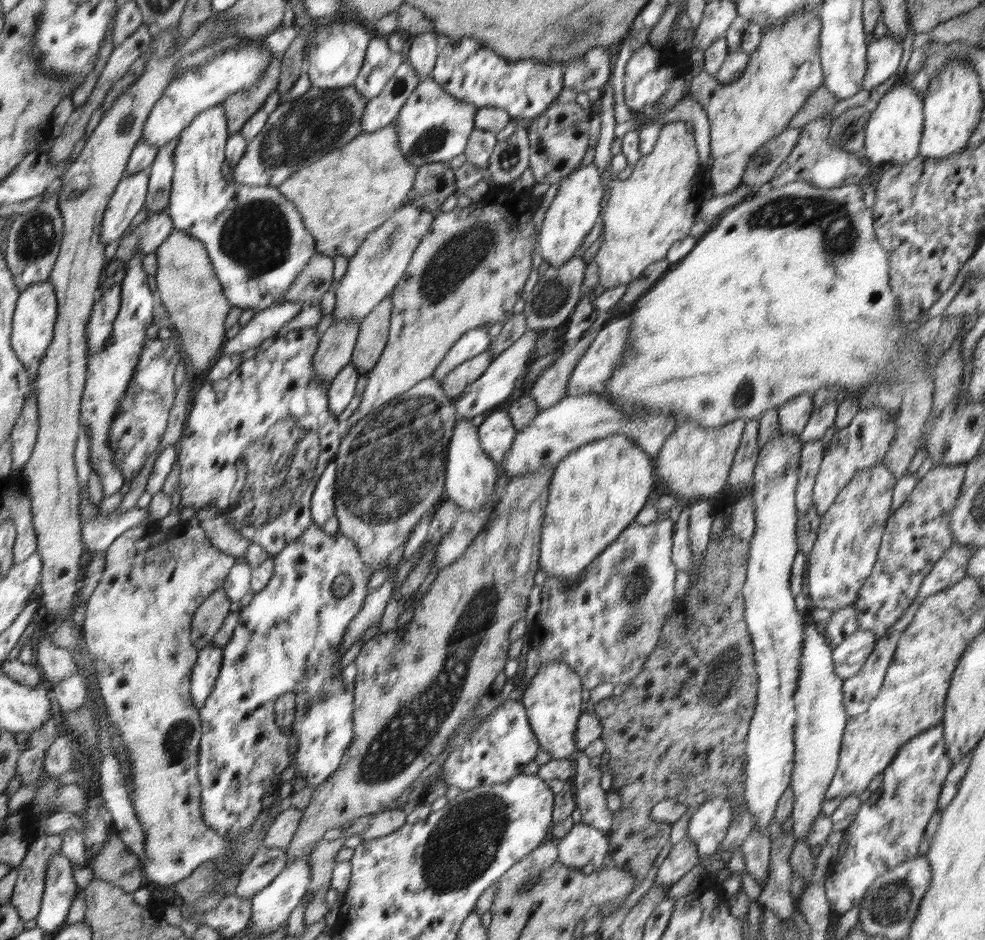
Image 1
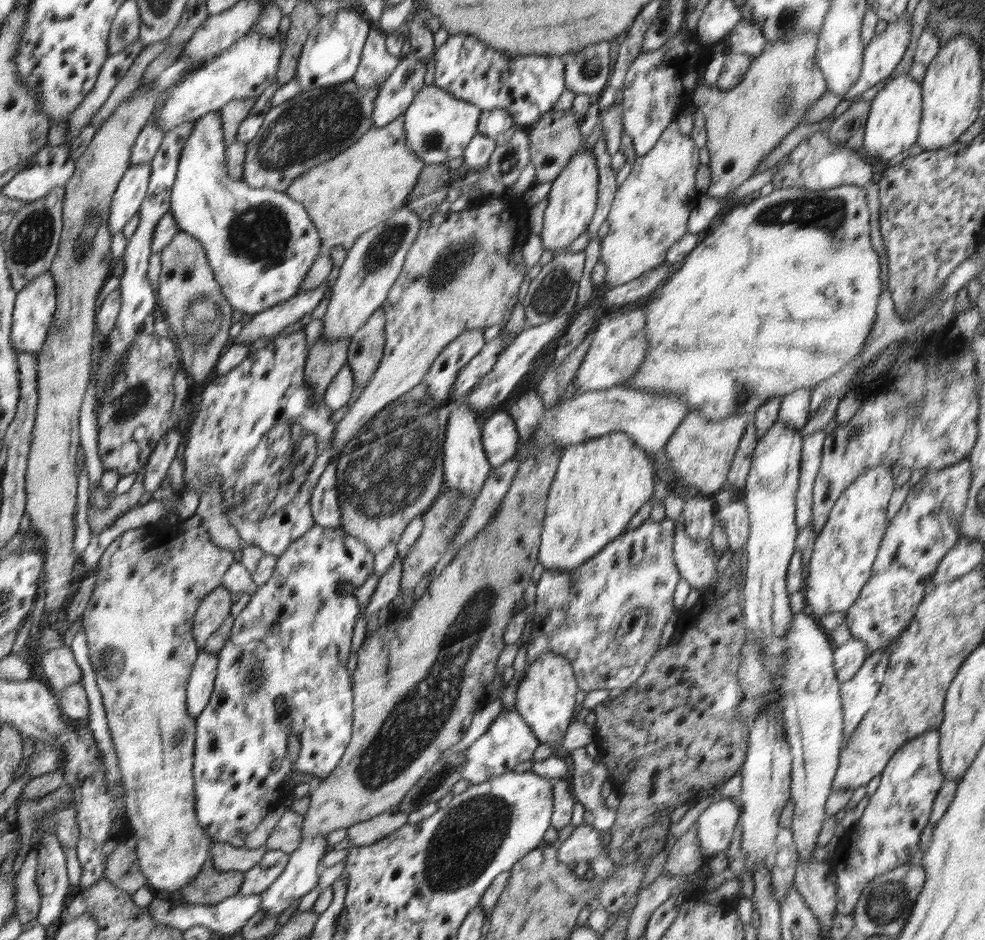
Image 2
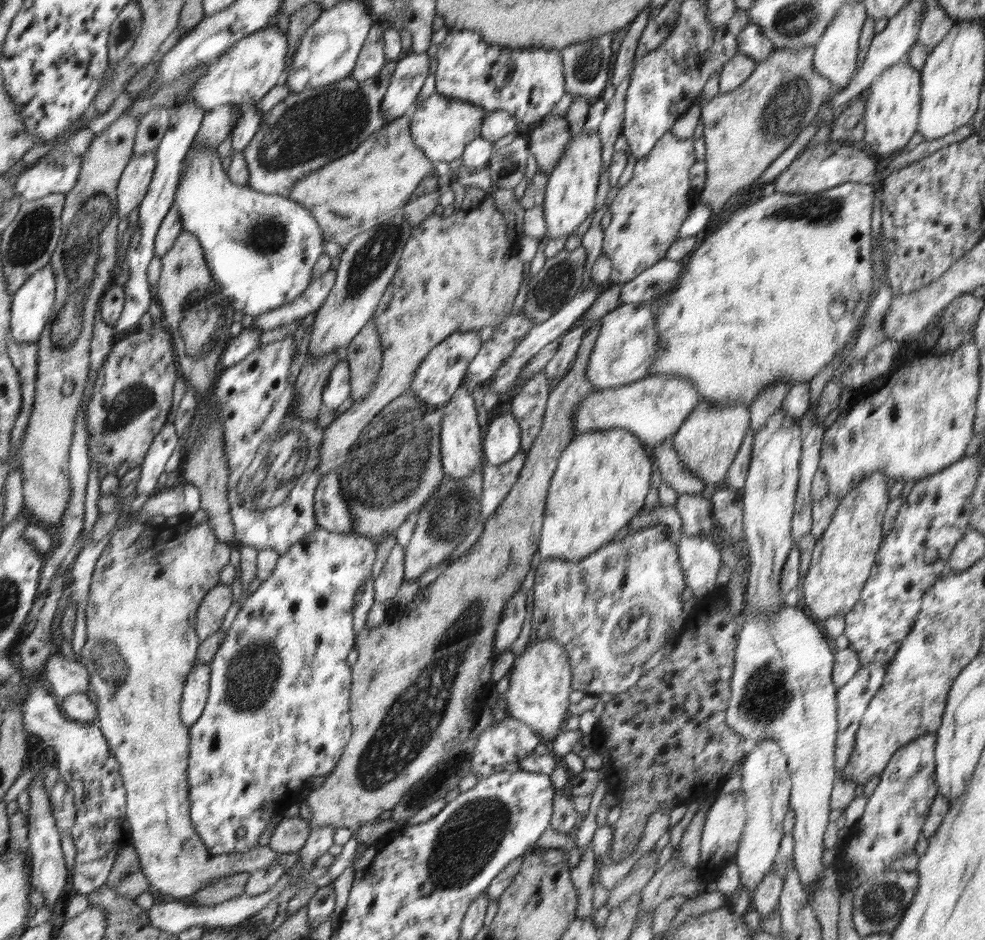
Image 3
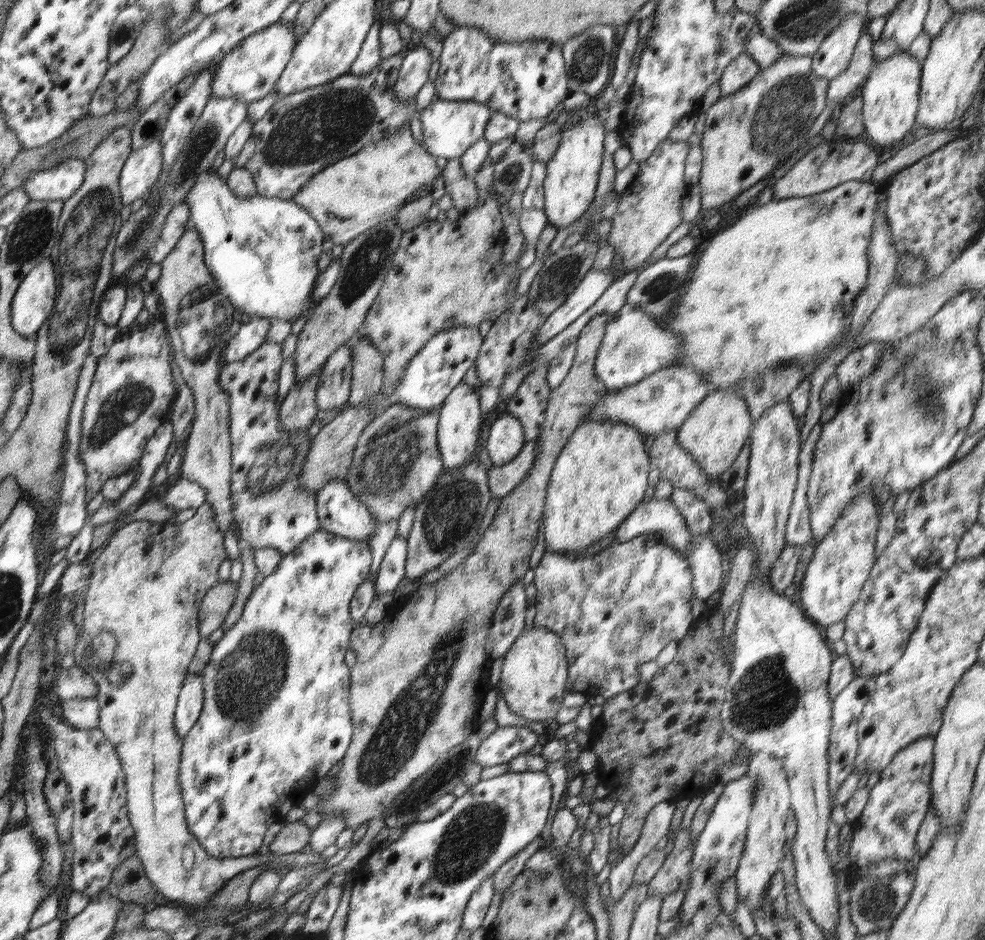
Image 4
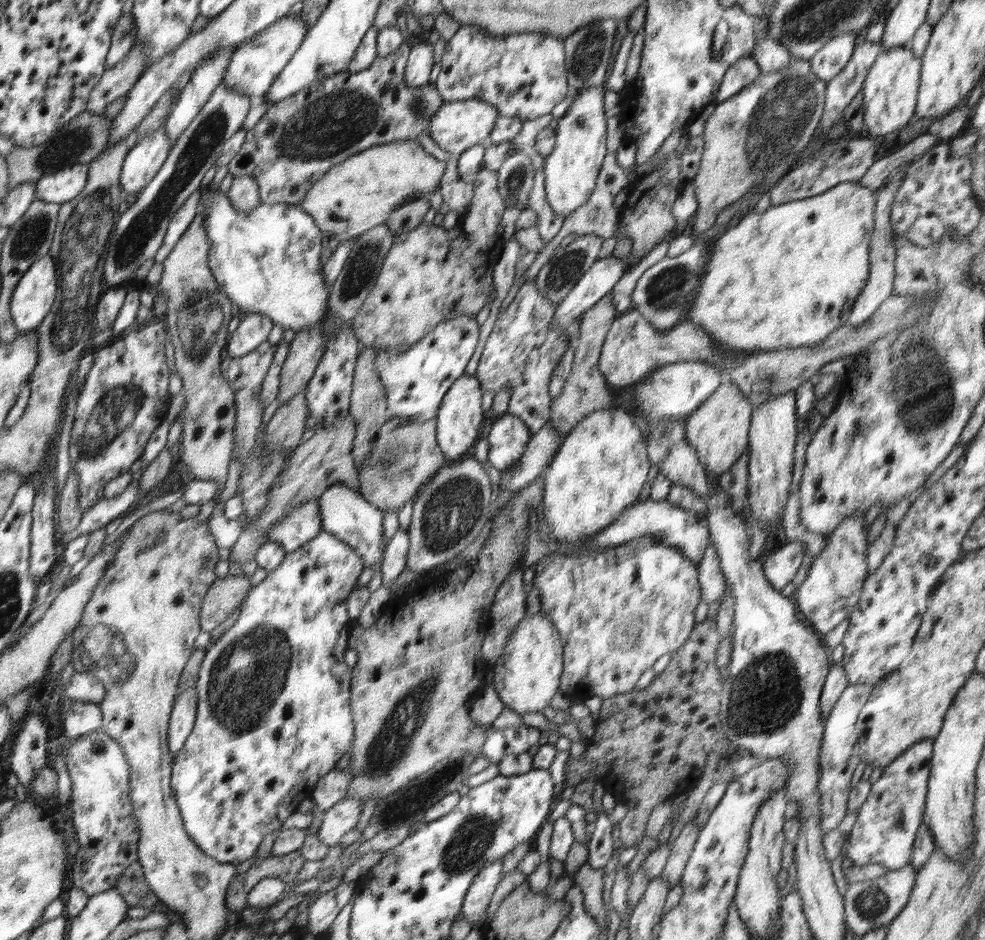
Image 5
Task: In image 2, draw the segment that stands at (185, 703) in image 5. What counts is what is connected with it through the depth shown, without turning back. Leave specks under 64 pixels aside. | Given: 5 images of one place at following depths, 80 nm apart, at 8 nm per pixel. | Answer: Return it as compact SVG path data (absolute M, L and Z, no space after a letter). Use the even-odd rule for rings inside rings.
M201 652L187 684L188 715L196 719L210 703L218 674L219 656L216 652Z

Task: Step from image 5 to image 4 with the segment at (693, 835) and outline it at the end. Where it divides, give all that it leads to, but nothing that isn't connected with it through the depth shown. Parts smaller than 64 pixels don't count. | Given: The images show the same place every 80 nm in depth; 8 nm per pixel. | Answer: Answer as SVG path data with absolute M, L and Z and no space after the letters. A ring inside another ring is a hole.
M685 828L674 835L676 839L672 852L667 854L657 874L647 884L647 896L668 896L675 890L687 891L691 875L691 860L693 857L690 828Z

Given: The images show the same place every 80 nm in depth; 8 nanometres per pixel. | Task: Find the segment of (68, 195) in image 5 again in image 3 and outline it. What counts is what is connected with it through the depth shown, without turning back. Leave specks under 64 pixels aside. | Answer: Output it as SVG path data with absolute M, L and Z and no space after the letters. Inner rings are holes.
M82 128L70 140L64 144L58 144L37 166L22 171L14 185L14 196L25 203L51 194L68 194L79 179L79 172L82 170L82 155L86 153L92 140L94 140L94 133L88 128Z

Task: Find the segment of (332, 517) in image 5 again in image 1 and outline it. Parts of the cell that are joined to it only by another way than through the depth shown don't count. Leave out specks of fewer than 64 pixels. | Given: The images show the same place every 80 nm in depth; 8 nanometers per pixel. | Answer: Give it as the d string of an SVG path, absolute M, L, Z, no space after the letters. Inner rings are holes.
M333 460L328 463L324 472L320 475L311 498L311 517L313 522L320 527L335 515L335 478L336 463Z

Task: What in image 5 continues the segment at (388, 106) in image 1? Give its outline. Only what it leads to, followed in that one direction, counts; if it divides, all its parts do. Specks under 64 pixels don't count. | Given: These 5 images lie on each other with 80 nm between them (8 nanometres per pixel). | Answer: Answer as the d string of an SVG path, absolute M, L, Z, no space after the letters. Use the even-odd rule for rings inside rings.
M419 43L411 48L405 68L405 81L409 87L416 88L429 82L434 64L435 48L432 44Z

